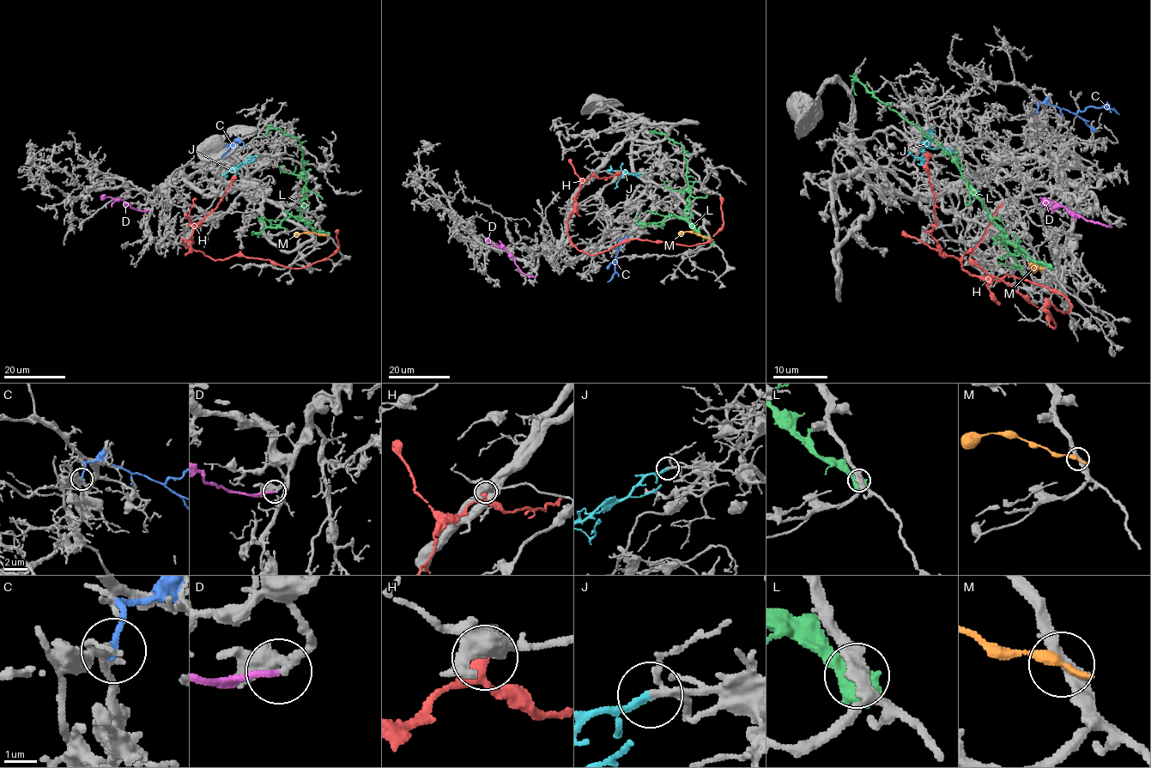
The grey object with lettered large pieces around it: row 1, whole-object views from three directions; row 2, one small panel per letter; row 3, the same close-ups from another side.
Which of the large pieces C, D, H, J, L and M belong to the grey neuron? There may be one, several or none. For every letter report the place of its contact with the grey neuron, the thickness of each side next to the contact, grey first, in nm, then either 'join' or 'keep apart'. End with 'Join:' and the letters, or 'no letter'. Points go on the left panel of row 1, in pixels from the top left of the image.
C: (244, 146) | 260/190 nm | keep apart
D: (149, 210) | 170/190 nm | keep apart
H: (209, 214) | 480/280 nm | keep apart
J: (256, 155) | 180/240 nm | join
L: (327, 234) | 400/850 nm | keep apart
M: (325, 234) | 400/380 nm | keep apart
Join: J

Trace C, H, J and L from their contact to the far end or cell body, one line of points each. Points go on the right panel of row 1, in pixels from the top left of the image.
C: (1037, 111), (1038, 105), (1047, 103), (1072, 112), (1084, 111), (1088, 107), (1104, 107), (1111, 108), (1118, 114)
H: (927, 232), (971, 275), (1035, 282), (1072, 305), (1068, 312), (1044, 308), (1053, 328), (1049, 314), (969, 259)
J: (931, 128), (924, 144), (923, 155), (925, 158), (921, 159), (909, 151)
L: (1049, 268), (1035, 263), (1006, 237), (957, 163), (928, 136), (858, 81), (853, 81), (856, 94)

